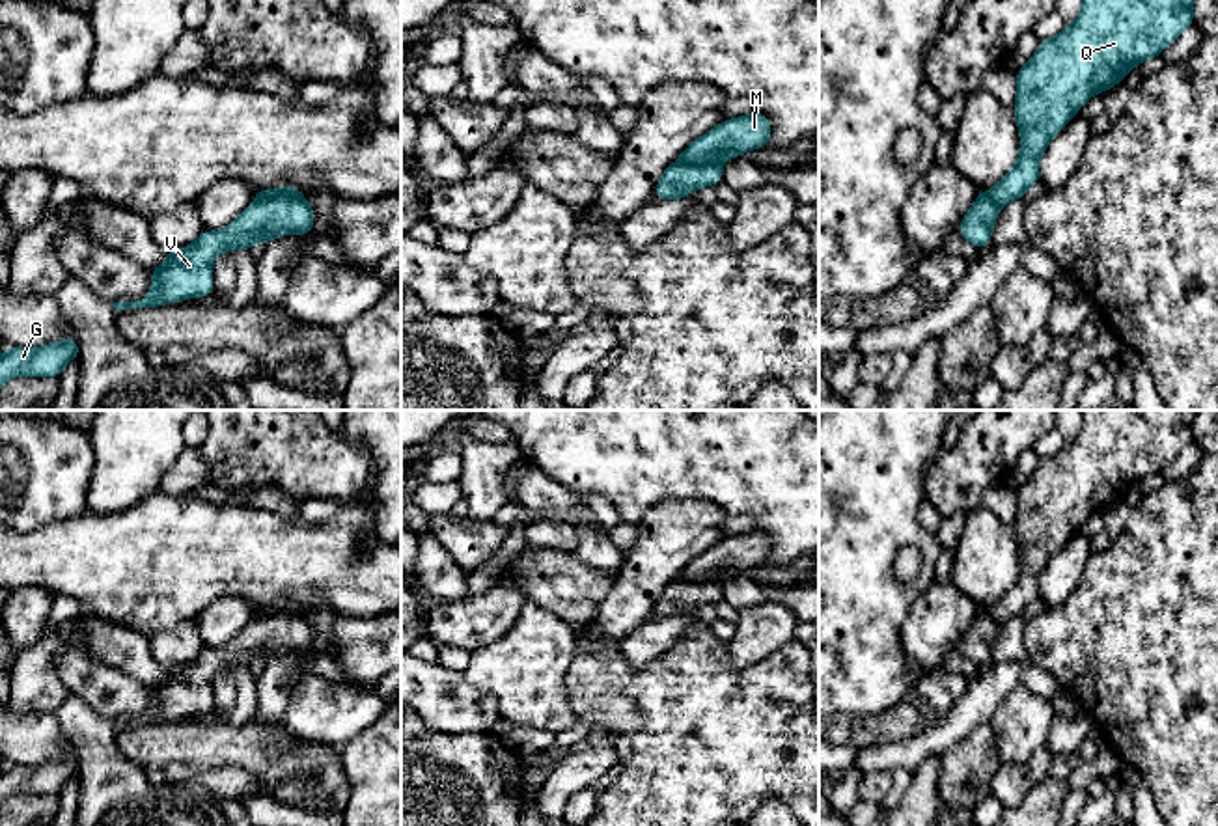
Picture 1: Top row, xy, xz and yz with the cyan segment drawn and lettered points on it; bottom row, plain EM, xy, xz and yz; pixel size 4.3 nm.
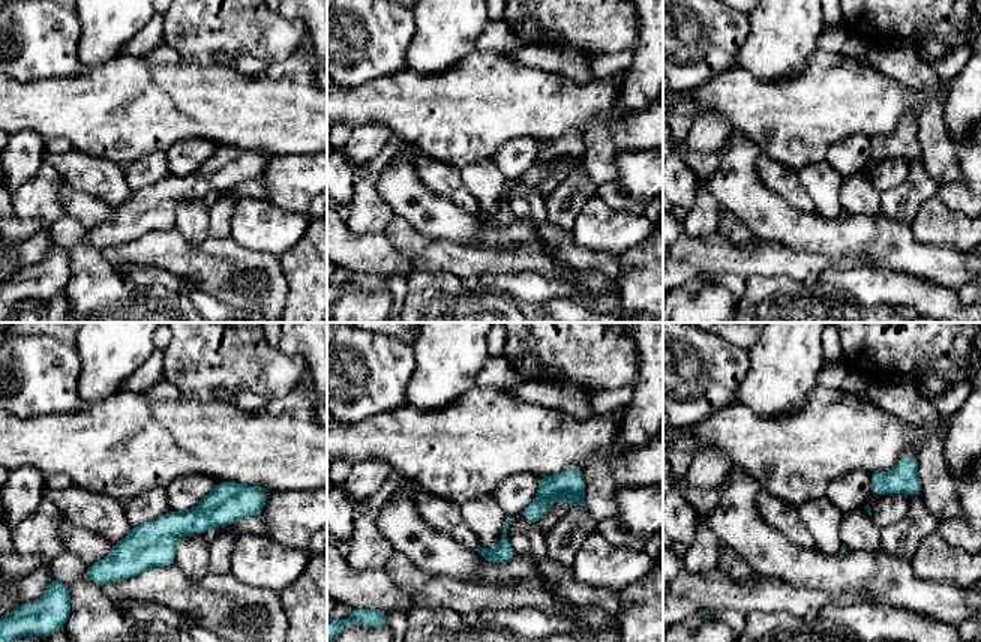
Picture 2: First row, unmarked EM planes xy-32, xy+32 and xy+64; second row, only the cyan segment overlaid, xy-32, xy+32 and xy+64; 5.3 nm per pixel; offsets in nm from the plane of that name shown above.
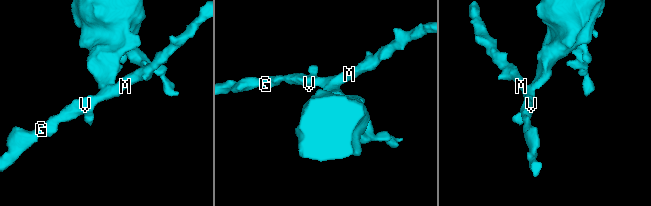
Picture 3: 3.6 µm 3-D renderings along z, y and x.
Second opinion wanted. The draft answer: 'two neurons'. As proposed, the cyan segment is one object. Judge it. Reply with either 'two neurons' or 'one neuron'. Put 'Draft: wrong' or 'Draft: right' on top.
Draft: right
two neurons

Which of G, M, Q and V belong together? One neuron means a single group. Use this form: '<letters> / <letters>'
G M V / Q

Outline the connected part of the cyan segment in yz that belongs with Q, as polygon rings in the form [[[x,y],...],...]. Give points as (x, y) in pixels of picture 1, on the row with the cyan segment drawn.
[[[1082,0],[1082,13],[1061,34],[1043,39],[1033,58],[1018,67],[1015,117],[1020,131],[1020,155],[1015,166],[987,192],[1000,209],[1026,196],[1041,179],[1039,160],[1050,140],[1095,93],[1104,93],[1127,78],[1138,63],[1158,58],[1183,30],[1194,24],[1194,0]]]

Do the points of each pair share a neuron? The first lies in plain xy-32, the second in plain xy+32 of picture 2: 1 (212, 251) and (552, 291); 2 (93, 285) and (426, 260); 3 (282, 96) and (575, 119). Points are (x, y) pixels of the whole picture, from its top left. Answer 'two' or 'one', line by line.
1: two
2: two
3: one

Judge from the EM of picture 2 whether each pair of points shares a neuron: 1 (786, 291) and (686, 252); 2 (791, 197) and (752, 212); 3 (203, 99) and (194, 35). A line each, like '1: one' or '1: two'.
1: two
2: two
3: two

